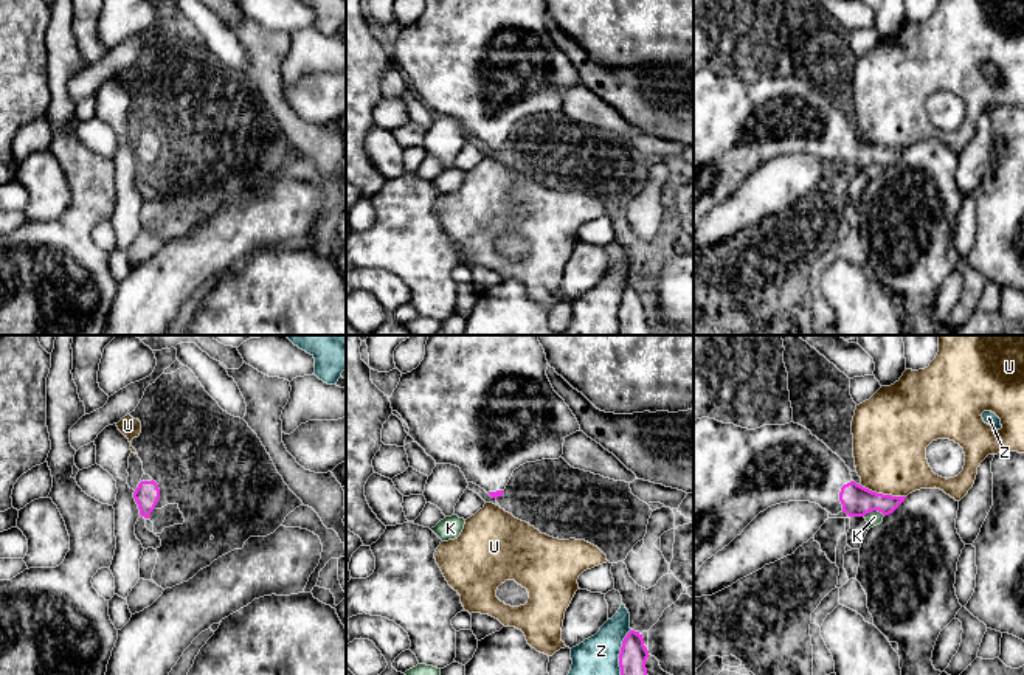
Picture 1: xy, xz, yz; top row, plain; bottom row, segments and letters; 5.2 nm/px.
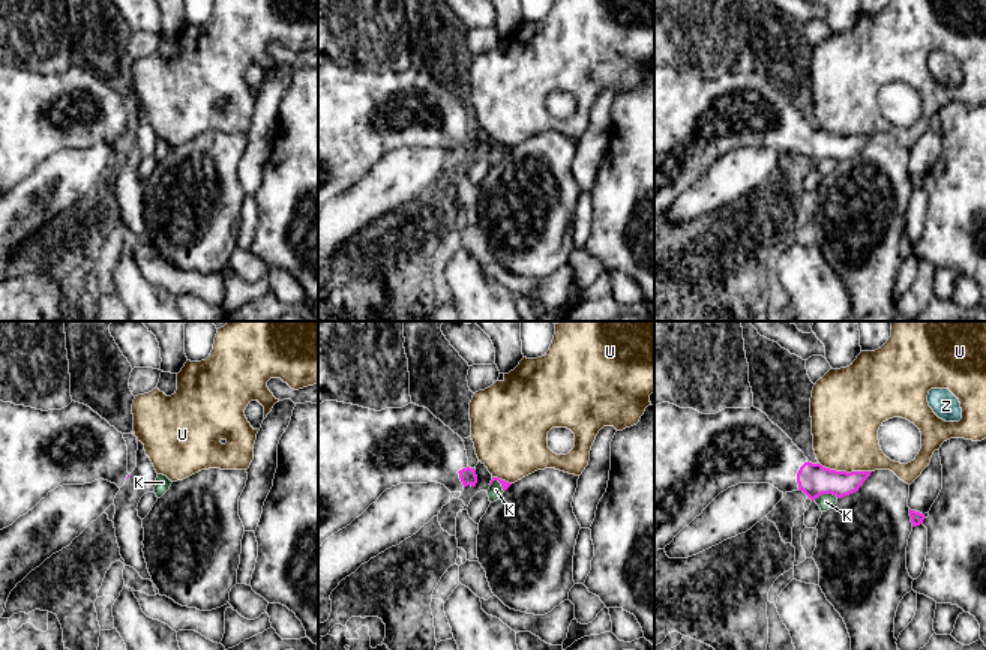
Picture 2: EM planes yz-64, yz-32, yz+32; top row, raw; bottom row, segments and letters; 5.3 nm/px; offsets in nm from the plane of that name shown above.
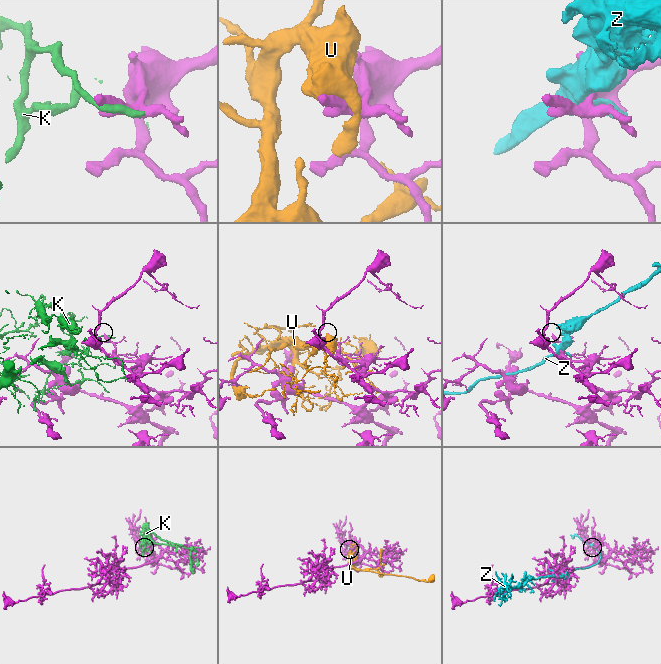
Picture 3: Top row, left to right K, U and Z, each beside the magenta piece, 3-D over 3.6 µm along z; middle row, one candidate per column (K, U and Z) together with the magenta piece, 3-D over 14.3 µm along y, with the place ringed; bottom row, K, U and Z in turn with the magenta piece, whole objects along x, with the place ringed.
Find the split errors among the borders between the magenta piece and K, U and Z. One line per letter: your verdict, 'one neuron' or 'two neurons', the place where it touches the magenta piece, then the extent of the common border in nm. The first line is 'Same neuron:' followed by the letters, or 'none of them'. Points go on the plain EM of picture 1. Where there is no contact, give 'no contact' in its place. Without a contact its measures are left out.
Same neuron: none of them
K: two neurons; meets magenta in yz at (872, 162); contact 110 nm long
U: two neurons; meets magenta in yz at (882, 146); contact 240 nm long
Z: two neurons; meets magenta in xz at (619, 308); contact 280 nm long

